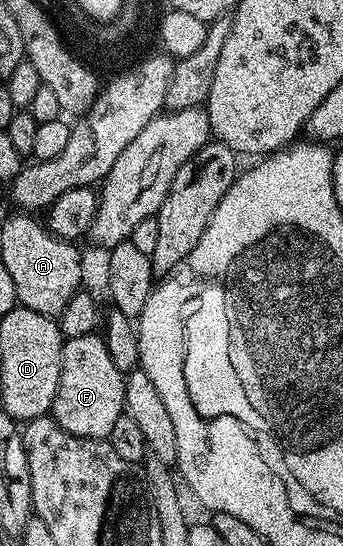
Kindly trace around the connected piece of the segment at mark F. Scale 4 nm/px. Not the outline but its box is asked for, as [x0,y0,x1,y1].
[53,332,125,440]

